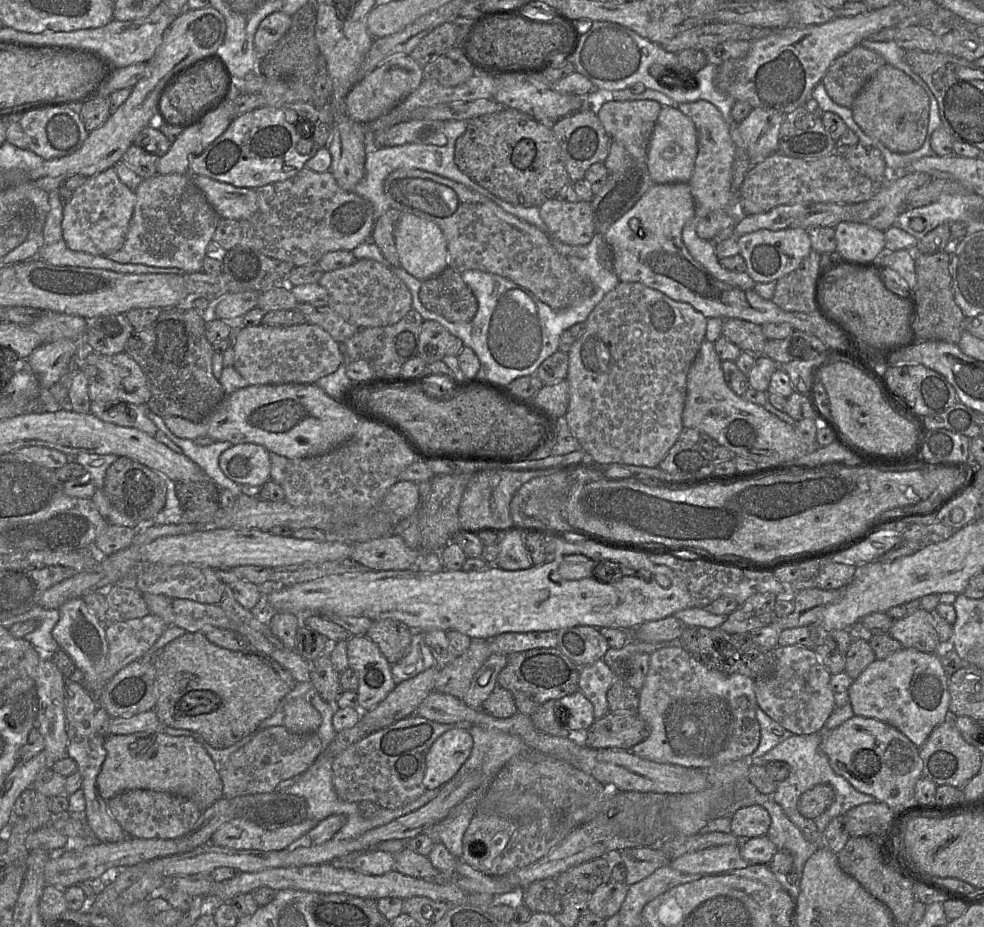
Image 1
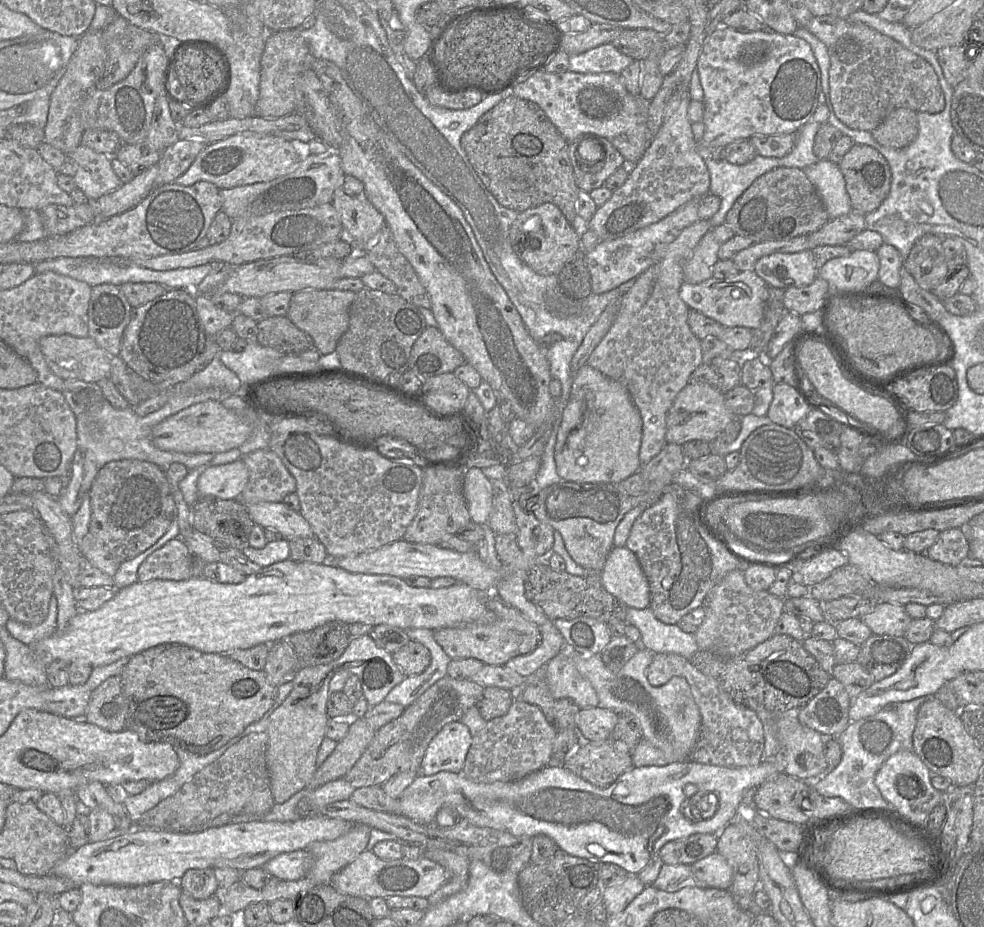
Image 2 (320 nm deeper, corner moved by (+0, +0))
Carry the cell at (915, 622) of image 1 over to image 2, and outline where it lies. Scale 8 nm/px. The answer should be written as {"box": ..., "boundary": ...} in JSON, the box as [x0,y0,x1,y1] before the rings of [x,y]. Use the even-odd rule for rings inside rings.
{"box":[861,602,912,636],"boundary":[[[879,602],[861,619],[876,635],[904,636],[912,621],[905,605]]]}

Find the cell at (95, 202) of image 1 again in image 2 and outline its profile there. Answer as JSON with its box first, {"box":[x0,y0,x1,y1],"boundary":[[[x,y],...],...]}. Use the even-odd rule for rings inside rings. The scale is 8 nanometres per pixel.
{"box":[66,144,123,200],"boundary":[[[82,144],[66,155],[76,162],[77,172],[73,177],[76,187],[81,189],[89,200],[97,200],[123,185],[113,170],[110,156],[97,153]]]}

